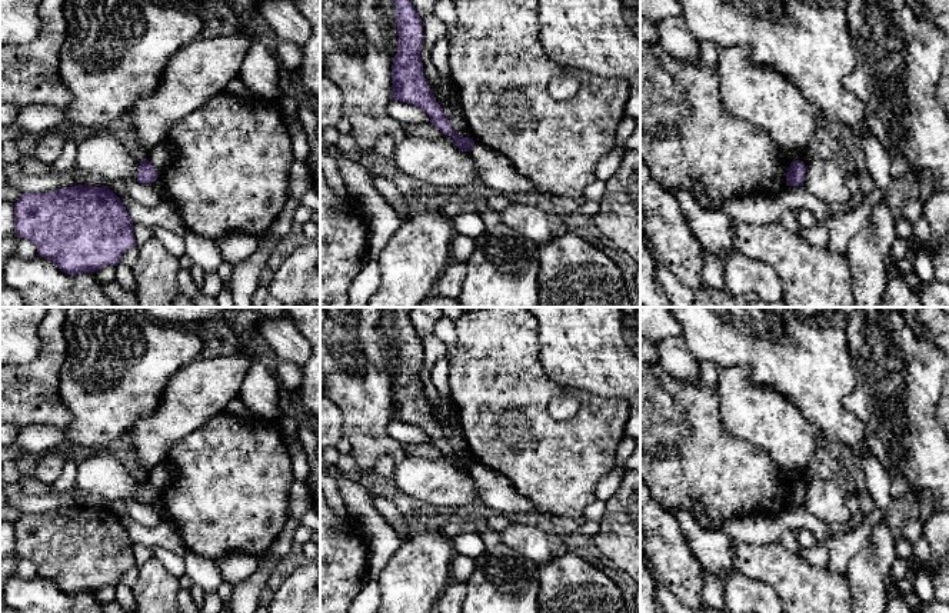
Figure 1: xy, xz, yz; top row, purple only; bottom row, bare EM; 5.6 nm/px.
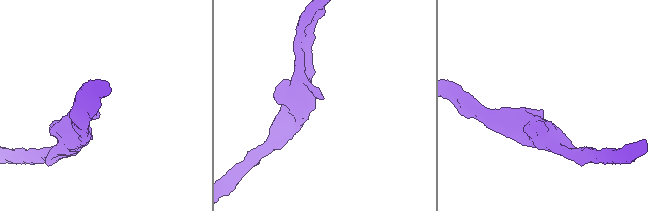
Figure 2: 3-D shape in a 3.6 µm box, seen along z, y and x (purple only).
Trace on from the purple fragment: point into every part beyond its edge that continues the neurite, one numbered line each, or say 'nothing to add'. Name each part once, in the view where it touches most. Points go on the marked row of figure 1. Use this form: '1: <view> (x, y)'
nothing to add

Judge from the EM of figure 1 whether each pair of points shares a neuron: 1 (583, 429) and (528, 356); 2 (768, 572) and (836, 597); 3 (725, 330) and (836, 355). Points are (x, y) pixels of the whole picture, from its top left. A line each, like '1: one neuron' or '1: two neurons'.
1: one neuron
2: one neuron
3: one neuron

